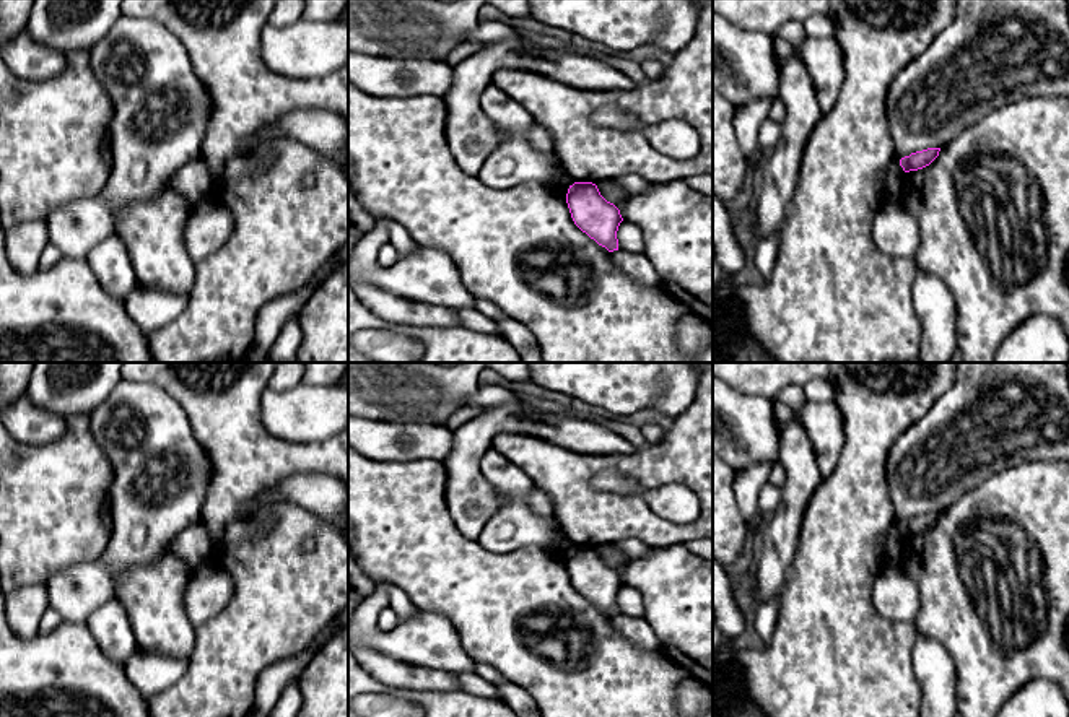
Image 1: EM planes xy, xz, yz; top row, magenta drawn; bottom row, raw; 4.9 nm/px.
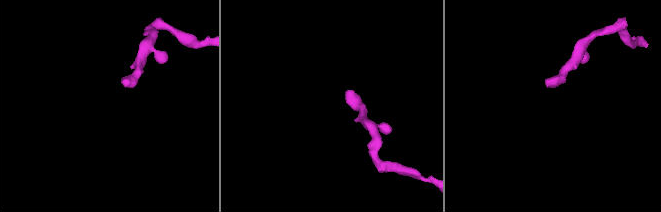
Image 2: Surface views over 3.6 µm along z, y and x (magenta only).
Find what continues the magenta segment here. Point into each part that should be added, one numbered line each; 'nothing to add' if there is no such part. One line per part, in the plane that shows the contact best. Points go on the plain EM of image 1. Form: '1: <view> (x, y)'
nothing to add

